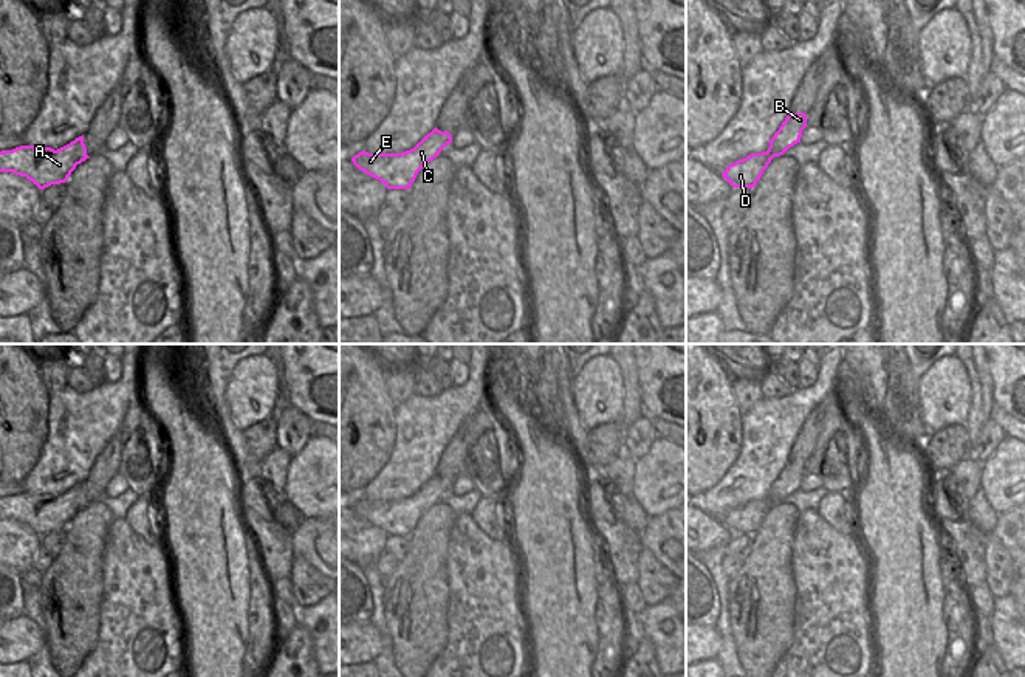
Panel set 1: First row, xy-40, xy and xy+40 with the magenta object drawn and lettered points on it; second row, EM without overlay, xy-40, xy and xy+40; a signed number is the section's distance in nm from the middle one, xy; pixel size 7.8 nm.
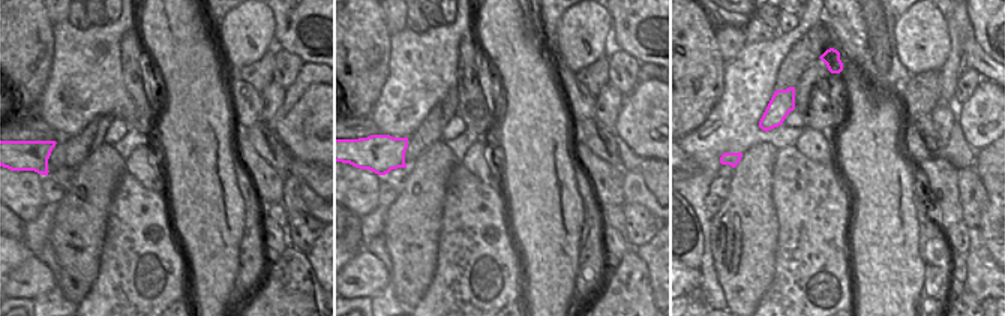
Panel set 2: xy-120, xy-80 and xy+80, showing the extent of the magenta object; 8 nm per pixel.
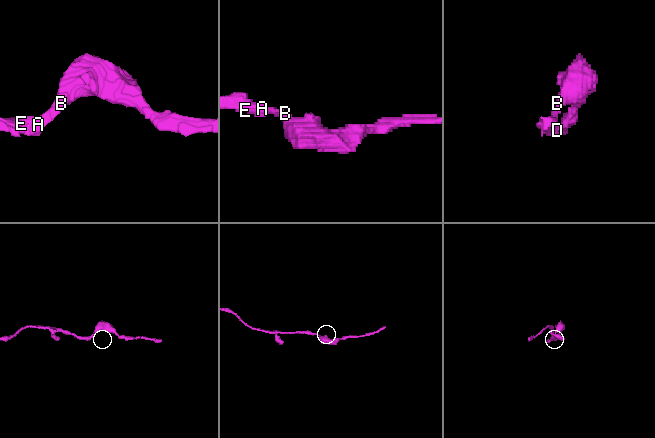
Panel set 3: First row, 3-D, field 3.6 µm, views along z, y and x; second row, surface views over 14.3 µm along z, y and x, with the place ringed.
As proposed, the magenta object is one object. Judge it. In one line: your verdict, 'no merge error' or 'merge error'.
no merge error

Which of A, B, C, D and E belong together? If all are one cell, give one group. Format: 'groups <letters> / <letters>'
groups A B C D E

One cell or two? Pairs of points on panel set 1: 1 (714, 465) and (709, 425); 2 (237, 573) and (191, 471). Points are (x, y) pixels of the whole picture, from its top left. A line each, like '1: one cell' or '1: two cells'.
1: one cell
2: one cell

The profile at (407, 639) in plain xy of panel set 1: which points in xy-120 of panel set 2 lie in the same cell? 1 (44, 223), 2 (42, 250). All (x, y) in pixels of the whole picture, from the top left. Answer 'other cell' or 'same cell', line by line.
1: other cell
2: other cell

